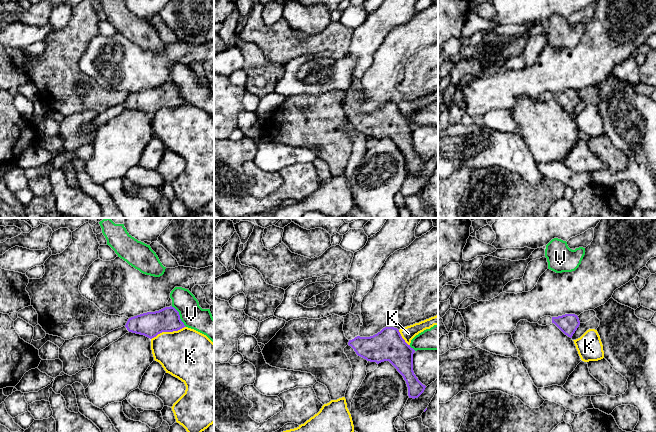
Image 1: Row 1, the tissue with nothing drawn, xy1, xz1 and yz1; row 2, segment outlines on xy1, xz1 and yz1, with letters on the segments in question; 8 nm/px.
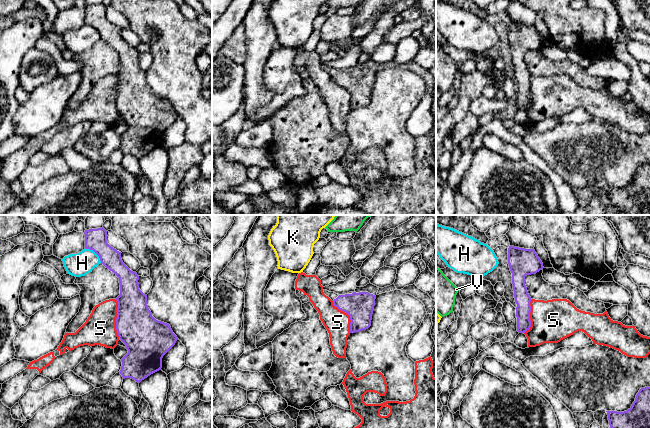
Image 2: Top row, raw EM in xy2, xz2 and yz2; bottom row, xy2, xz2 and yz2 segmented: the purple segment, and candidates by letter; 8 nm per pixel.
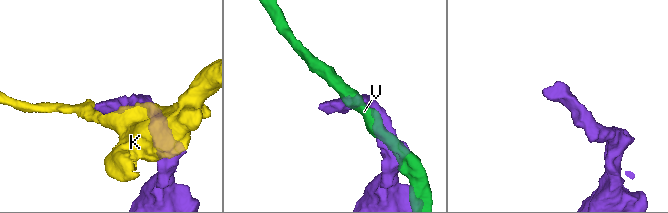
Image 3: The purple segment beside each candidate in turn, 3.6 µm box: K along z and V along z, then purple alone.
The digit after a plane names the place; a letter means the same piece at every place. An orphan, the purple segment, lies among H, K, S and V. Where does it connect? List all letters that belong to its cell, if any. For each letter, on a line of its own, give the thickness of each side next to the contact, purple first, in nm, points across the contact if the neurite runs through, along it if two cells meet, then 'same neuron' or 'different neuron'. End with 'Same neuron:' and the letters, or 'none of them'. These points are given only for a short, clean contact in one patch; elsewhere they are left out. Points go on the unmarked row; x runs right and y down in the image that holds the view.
H: calibres 180 and 190 nm; different neuron
K: calibres 200 and 400 nm; border xy1 (185, 102), (177, 106), (162, 107), (151, 115); different neuron
S: calibres 320 and 260 nm; different neuron
V: calibres 200 and 190 nm; border xy1 (171, 82), (178, 88), (180, 96), (186, 102); different neuron
Same neuron: none of them

